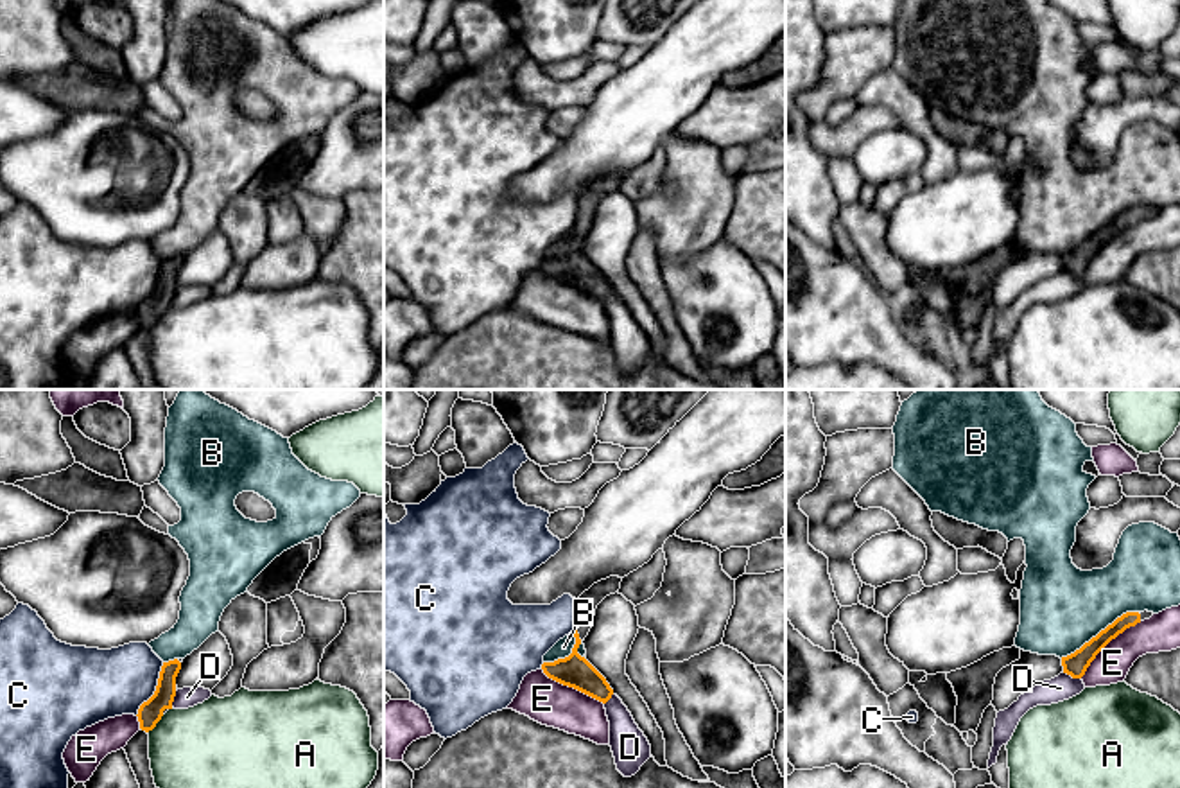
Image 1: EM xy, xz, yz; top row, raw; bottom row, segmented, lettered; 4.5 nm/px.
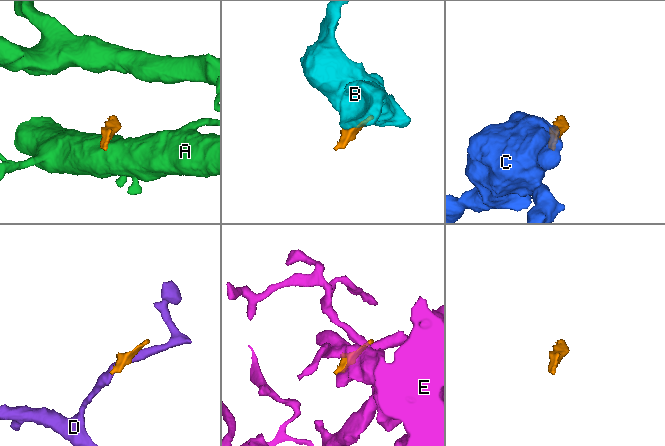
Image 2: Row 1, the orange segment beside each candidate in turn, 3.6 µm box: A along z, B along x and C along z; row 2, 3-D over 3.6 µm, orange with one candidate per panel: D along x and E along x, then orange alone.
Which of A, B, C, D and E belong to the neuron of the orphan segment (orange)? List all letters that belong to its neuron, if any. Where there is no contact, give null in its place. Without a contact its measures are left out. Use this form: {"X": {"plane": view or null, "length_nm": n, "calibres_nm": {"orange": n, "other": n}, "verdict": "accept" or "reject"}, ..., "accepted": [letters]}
{"A": {"plane": "xy", "length_nm": 120, "calibres_nm": {"orange": 110, "other": 440}, "verdict": "reject"}, "B": {"plane": "yz", "length_nm": 400, "calibres_nm": {"orange": 110, "other": 380}, "verdict": "reject"}, "C": {"plane": "xy", "length_nm": 280, "calibres_nm": {"orange": 110, "other": 320}, "verdict": "reject"}, "D": {"plane": "yz", "length_nm": 90, "calibres_nm": {"orange": 110, "other": 120}, "verdict": "reject"}, "E": {"plane": "yz", "length_nm": 380, "calibres_nm": {"orange": 110, "other": 170}, "verdict": "reject"}, "accepted": []}

